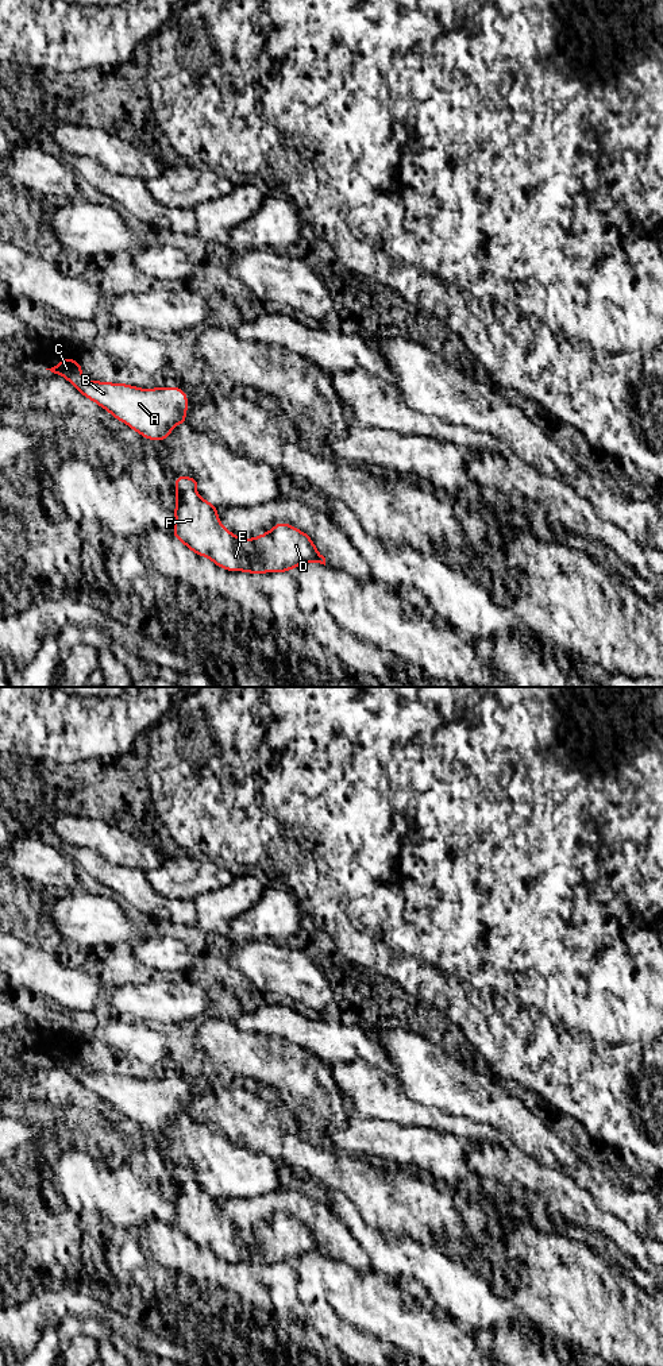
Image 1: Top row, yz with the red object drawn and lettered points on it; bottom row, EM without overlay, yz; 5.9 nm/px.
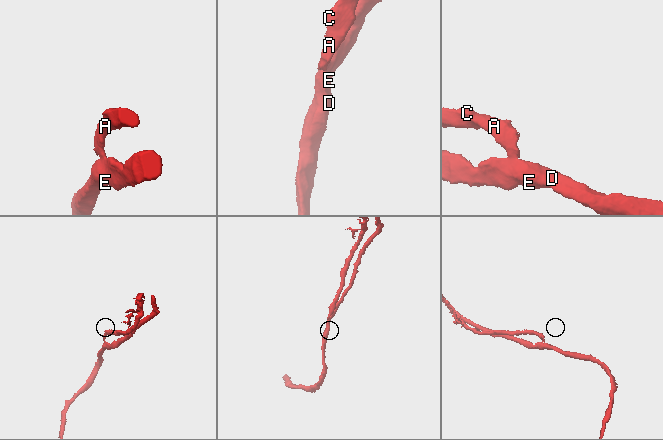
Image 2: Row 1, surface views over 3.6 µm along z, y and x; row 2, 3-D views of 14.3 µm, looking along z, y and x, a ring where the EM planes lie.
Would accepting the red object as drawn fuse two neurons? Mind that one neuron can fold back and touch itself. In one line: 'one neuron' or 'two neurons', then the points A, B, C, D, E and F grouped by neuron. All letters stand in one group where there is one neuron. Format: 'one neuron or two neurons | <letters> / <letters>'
two neurons | A B C / D E F

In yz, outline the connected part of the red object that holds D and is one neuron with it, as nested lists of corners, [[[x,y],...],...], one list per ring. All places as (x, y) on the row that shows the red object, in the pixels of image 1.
[[[176,490],[176,525],[171,537],[177,537],[197,556],[209,557],[217,567],[228,571],[246,571],[248,574],[285,572],[304,563],[325,566],[312,539],[286,522],[277,522],[274,528],[255,539],[240,539],[219,522],[217,506],[190,491]]]

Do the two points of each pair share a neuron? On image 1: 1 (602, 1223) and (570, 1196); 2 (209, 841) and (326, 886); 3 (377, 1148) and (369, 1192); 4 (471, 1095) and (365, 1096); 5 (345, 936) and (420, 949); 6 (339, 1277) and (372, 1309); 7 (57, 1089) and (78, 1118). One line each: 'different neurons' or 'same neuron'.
1: same neuron
2: different neurons
3: different neurons
4: different neurons
5: same neuron
6: same neuron
7: different neurons

